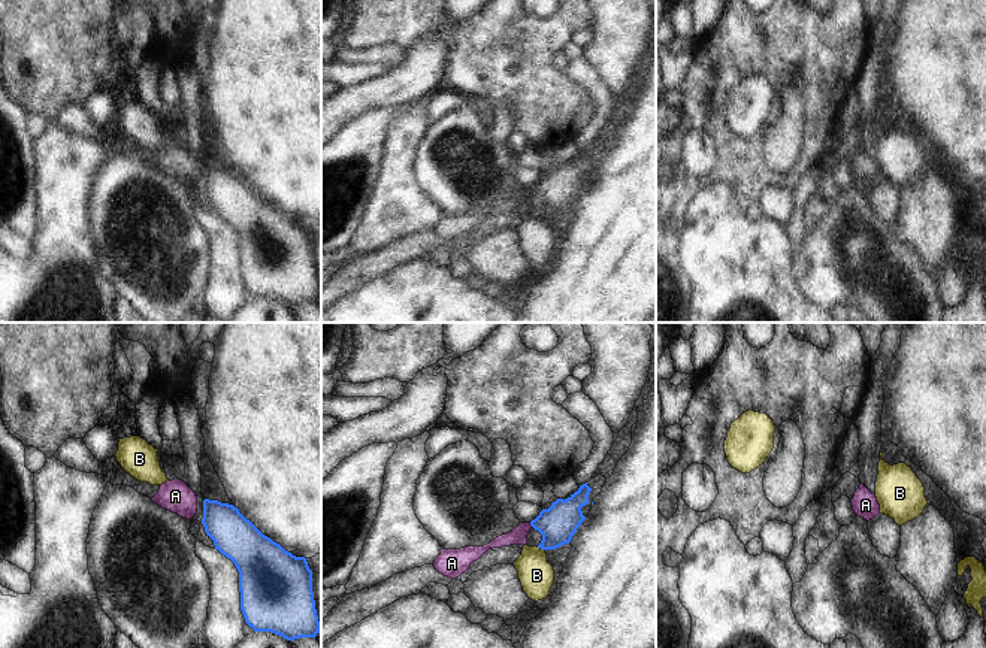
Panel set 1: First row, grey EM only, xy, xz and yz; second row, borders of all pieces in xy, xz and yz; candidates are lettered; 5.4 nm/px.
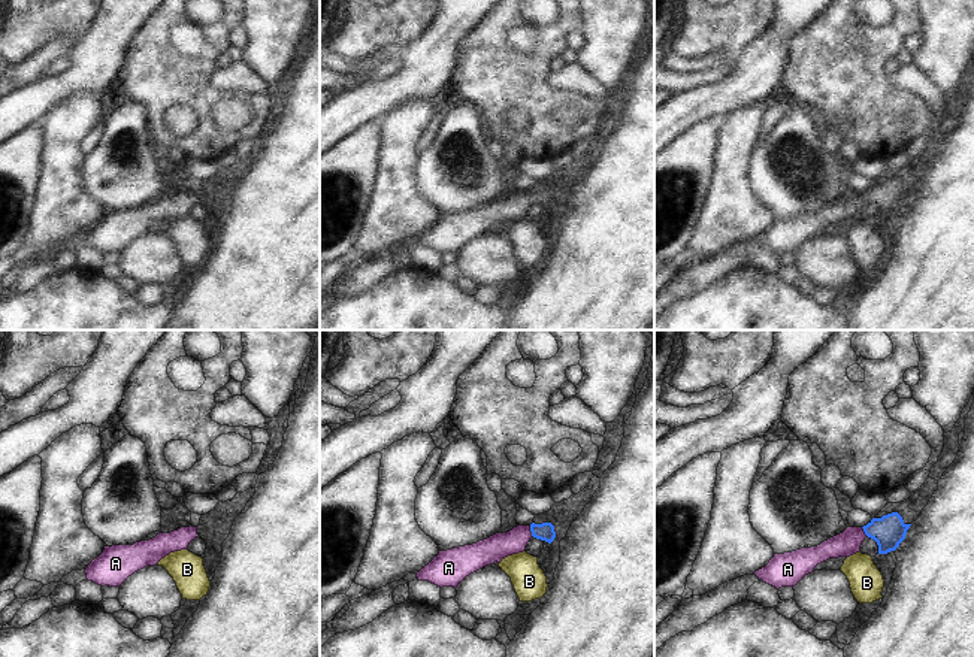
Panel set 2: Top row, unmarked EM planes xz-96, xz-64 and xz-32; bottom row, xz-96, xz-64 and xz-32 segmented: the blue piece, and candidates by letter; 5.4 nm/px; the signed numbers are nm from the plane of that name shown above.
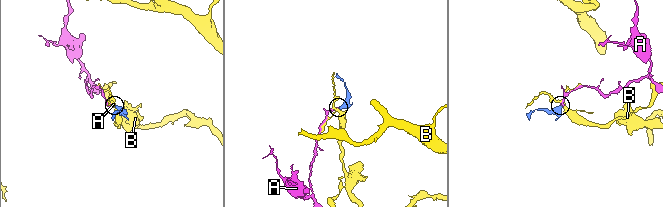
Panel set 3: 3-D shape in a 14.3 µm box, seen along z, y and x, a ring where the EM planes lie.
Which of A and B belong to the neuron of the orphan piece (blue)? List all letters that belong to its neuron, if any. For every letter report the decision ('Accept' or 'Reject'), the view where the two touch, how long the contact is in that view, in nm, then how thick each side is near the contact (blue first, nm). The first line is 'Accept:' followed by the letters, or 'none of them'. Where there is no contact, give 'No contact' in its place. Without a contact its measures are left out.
Accept: A
A: Accept. Touches blue in xz. Shared border 30 nm. Thickness 200 nm (blue) against 100 nm
B: Reject. Touches blue in xz. Shared border 60 nm. Thickness 200 nm (blue) against 190 nm

